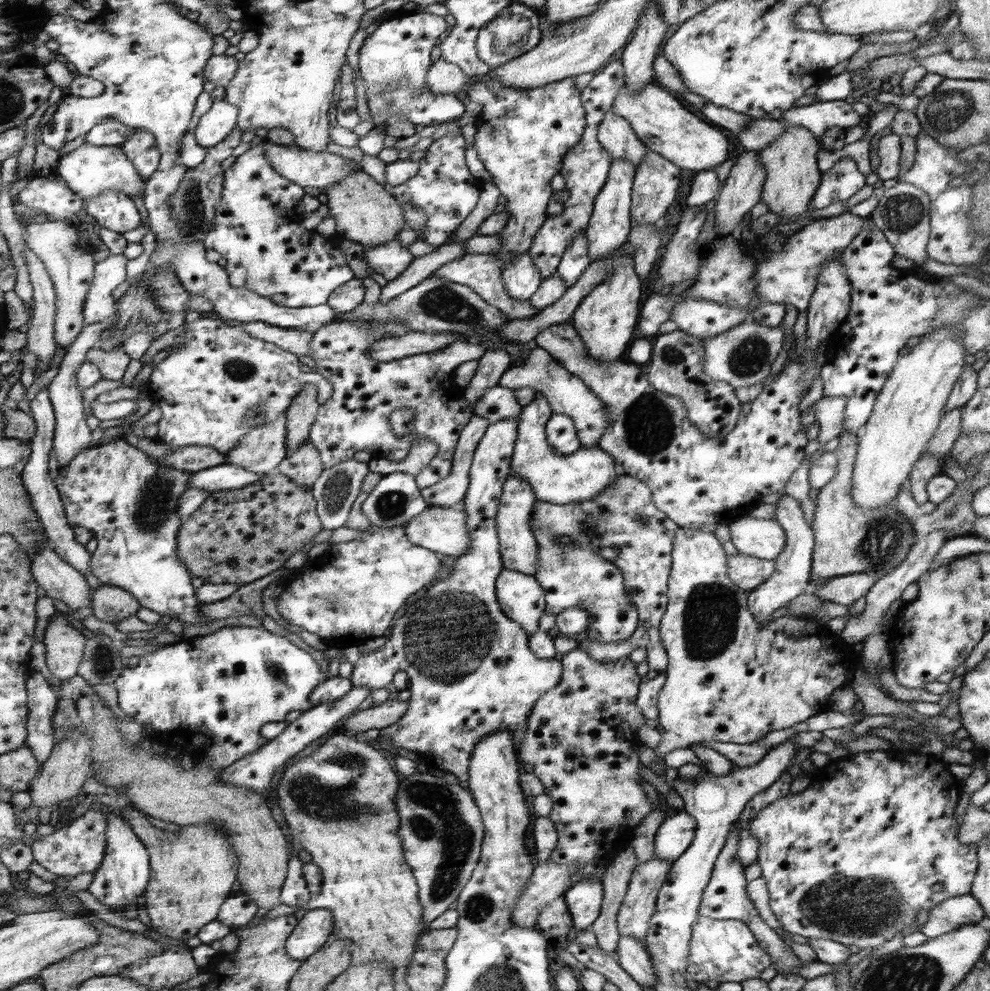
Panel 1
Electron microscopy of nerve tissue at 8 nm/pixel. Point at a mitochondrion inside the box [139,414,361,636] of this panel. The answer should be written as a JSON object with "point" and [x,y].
{"point":[337,487]}

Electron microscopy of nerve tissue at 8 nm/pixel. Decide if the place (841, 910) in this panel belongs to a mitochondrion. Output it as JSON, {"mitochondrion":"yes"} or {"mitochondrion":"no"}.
{"mitochondrion":"yes"}

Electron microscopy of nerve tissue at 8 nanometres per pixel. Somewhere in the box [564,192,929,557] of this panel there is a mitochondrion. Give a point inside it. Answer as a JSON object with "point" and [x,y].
{"point":[645,428]}

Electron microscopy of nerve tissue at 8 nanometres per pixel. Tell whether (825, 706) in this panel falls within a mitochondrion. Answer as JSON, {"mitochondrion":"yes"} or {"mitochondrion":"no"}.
{"mitochondrion":"no"}

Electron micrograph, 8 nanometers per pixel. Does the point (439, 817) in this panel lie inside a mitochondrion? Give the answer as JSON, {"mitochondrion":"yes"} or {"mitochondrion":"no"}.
{"mitochondrion":"yes"}

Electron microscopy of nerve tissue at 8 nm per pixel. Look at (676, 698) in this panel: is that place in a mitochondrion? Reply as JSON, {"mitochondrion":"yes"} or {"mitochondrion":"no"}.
{"mitochondrion":"no"}

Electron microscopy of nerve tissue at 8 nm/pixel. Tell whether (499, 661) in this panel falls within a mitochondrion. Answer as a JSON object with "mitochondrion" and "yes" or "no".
{"mitochondrion":"no"}

